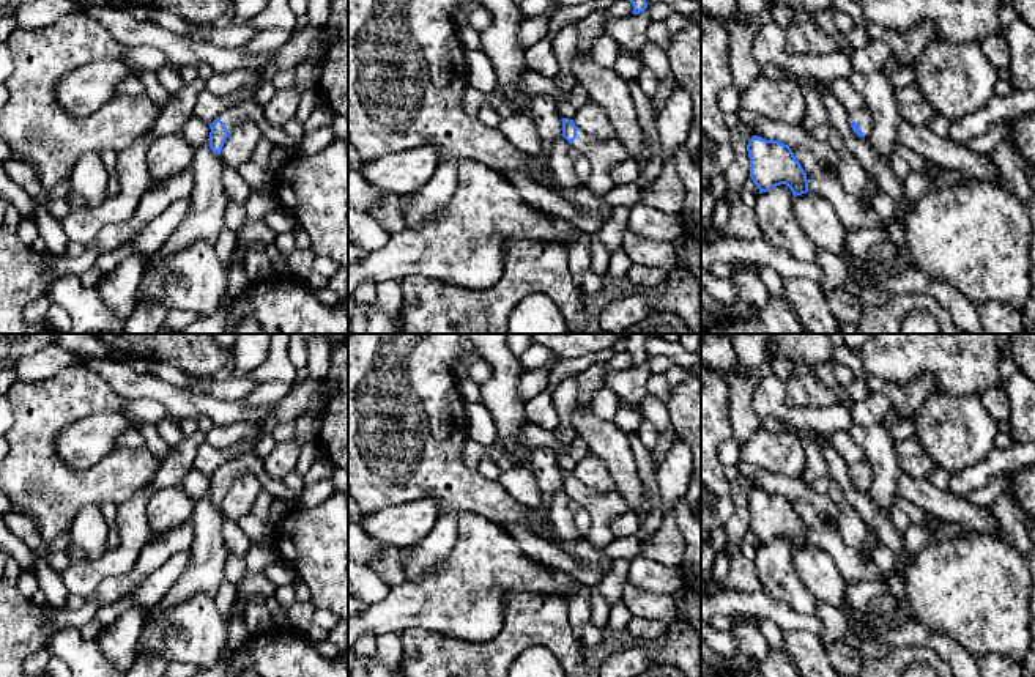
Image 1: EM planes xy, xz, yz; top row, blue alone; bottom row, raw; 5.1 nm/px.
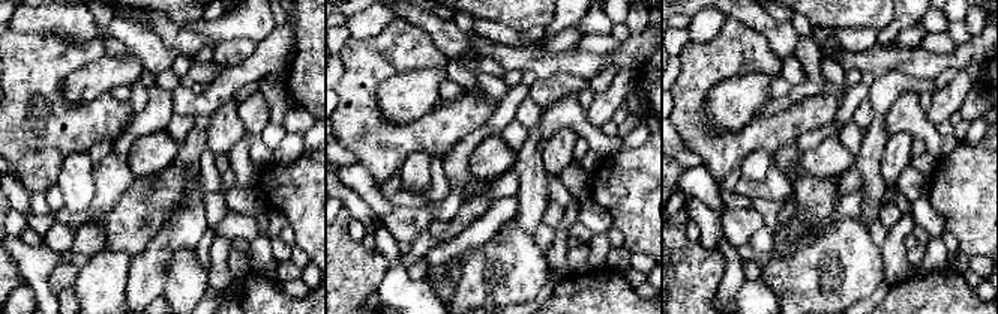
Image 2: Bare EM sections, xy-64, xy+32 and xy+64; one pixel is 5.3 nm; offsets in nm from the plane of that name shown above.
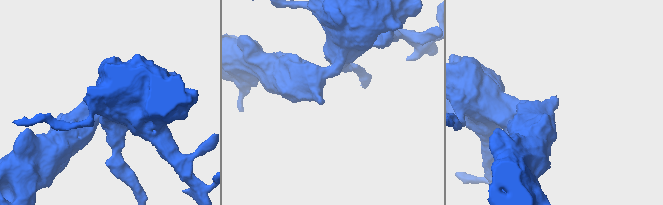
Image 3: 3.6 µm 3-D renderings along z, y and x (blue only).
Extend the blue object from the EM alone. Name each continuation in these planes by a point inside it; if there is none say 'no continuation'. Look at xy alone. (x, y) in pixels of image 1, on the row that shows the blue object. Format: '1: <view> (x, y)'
1: xy (249, 109)

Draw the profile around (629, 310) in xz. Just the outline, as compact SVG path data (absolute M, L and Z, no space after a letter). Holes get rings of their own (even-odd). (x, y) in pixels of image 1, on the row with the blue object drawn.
M638 290L635 294L610 302L600 313L599 327L603 332L635 326L652 313L657 291Z

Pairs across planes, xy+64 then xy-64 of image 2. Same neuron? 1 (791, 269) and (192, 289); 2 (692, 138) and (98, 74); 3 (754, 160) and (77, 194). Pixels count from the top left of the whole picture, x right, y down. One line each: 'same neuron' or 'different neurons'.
1: same neuron
2: different neurons
3: same neuron

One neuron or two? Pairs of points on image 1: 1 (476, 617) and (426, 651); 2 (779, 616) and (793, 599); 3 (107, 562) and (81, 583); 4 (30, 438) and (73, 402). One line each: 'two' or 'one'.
1: two
2: two
3: one
4: one

